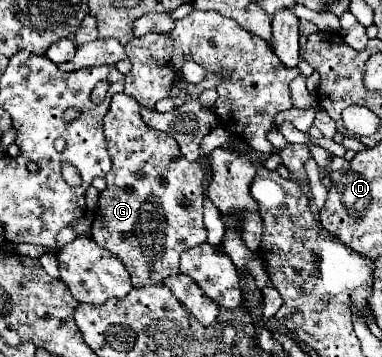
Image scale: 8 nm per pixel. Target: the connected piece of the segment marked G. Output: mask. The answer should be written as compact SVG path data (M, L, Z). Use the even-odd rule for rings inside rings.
M116 93L112 97L110 111L104 117L104 133L112 169L104 177L106 189L100 193L98 211L92 221L92 239L124 263L134 287L162 285L164 277L178 273L182 251L206 243L206 229L202 223L204 171L196 161L184 159L178 143L168 133L156 133L156 129L148 127L140 115L138 101L126 93Z

